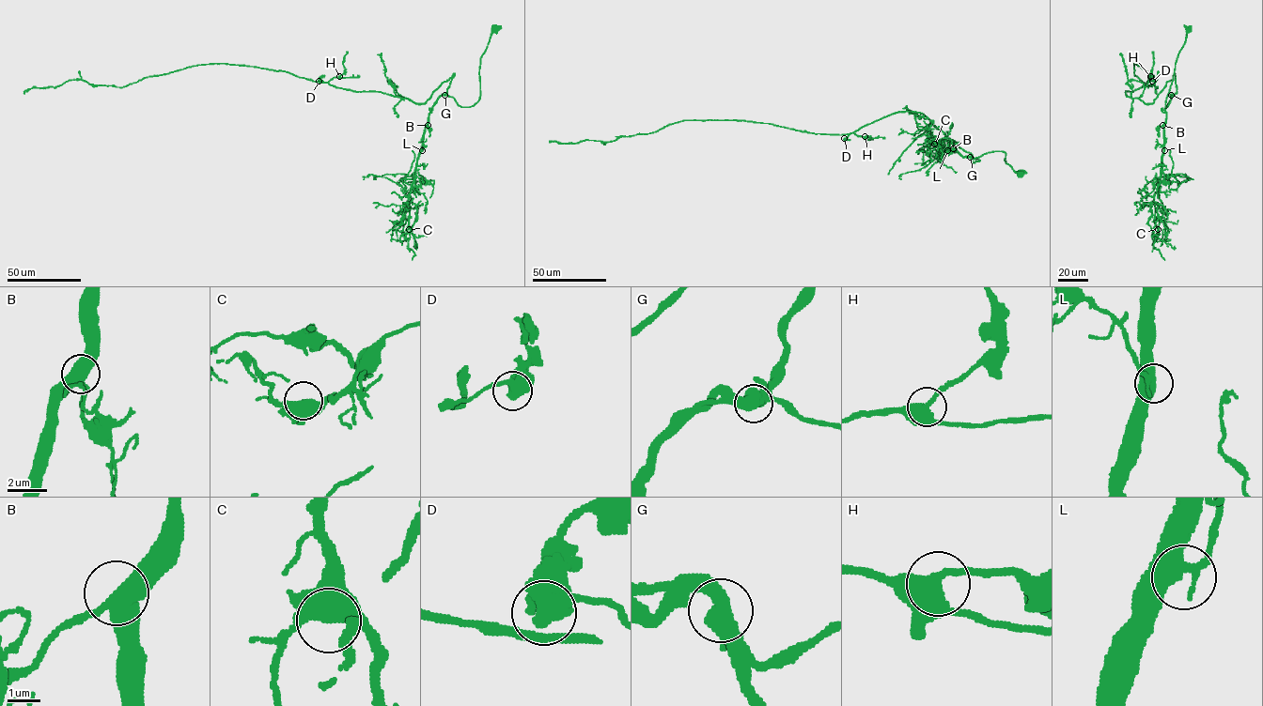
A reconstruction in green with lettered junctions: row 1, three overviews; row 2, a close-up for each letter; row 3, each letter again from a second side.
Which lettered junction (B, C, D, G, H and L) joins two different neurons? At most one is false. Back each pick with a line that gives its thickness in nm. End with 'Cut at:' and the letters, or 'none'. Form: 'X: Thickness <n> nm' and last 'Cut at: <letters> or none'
Cut at: none

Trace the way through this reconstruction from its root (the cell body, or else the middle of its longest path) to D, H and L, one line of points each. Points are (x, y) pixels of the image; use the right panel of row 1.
D: (1189, 29), (1176, 63), (1168, 106), (1177, 92), (1175, 73), (1152, 103), (1126, 95), (1126, 91), (1152, 81)
H: (1189, 29), (1167, 107), (1177, 92), (1175, 73), (1152, 103), (1126, 95), (1150, 76)
L: (1189, 29), (1177, 58), (1165, 101), (1167, 107), (1174, 95), (1170, 95), (1165, 110), (1164, 150)

